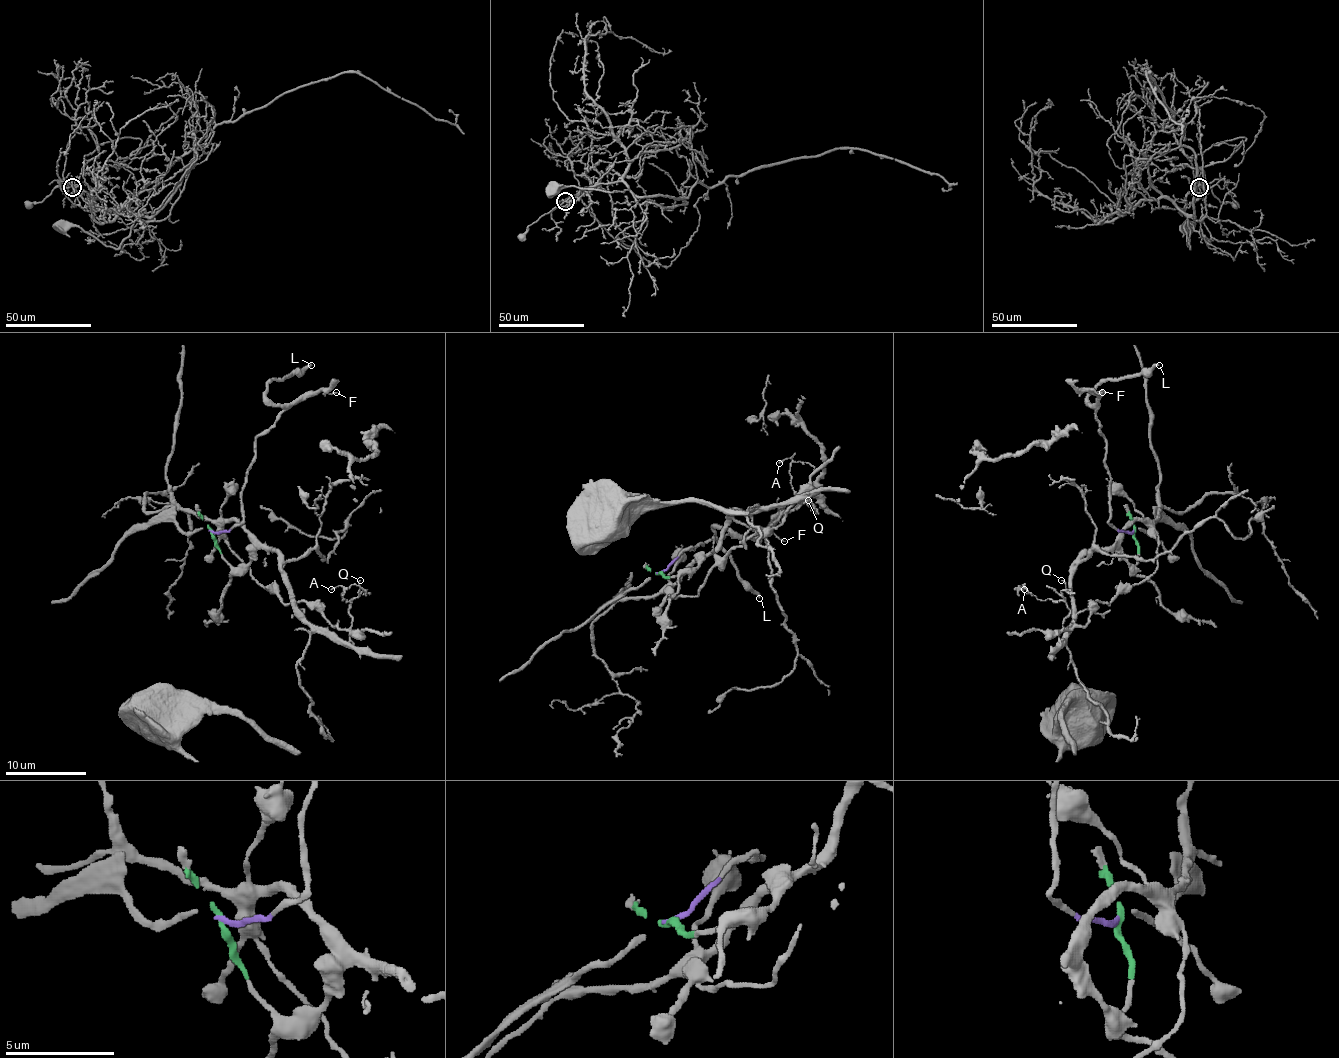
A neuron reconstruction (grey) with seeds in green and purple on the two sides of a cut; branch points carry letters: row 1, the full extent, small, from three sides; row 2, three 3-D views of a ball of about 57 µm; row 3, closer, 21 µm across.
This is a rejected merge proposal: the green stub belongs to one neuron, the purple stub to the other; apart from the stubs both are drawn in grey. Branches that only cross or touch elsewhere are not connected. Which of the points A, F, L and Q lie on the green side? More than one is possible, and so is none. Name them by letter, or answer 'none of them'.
A, Q

